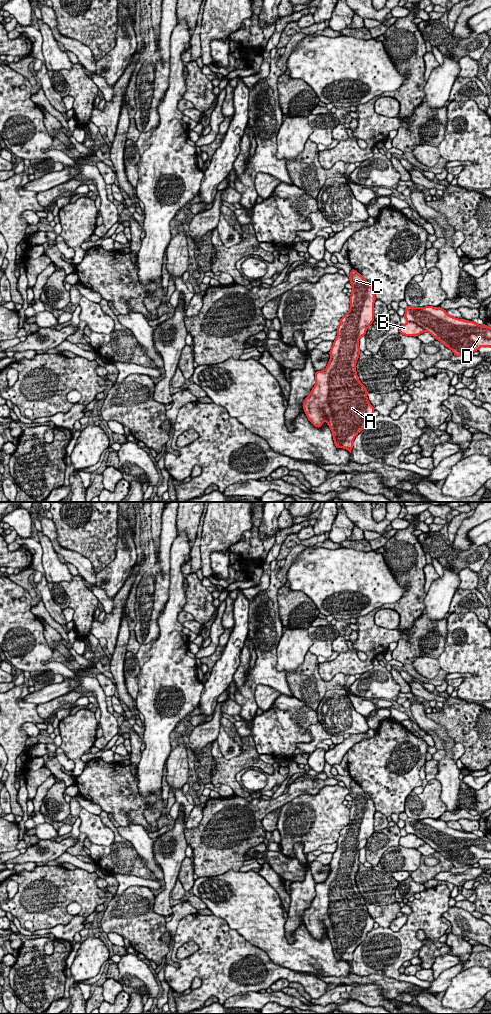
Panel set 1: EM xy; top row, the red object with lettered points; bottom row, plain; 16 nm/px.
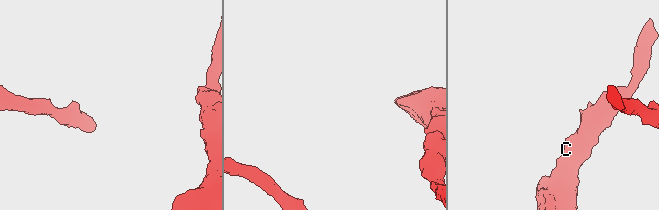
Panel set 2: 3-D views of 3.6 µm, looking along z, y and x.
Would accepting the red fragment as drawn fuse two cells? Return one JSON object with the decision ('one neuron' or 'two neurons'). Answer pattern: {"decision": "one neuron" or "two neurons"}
{"decision": "two neurons"}

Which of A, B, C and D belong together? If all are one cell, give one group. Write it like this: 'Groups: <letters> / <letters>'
Groups: A C D / B

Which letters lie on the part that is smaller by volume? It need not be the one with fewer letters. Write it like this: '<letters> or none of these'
B

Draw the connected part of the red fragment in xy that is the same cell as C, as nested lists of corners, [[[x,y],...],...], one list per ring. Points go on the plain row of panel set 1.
[[[355,781],[350,784],[350,796],[353,798],[350,808],[350,821],[339,833],[337,849],[329,863],[330,872],[322,883],[315,884],[316,895],[309,908],[304,911],[303,921],[308,932],[317,940],[327,934],[334,956],[337,960],[347,961],[350,965],[353,952],[367,934],[374,928],[374,919],[367,909],[367,901],[360,894],[356,884],[359,870],[359,850],[365,848],[374,831],[374,814],[376,809],[370,796]]]

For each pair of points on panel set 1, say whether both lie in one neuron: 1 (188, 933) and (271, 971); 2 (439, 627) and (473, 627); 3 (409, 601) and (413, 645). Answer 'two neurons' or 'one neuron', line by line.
1: one neuron
2: two neurons
3: two neurons

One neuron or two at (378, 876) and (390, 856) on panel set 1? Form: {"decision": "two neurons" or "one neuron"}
{"decision": "two neurons"}

